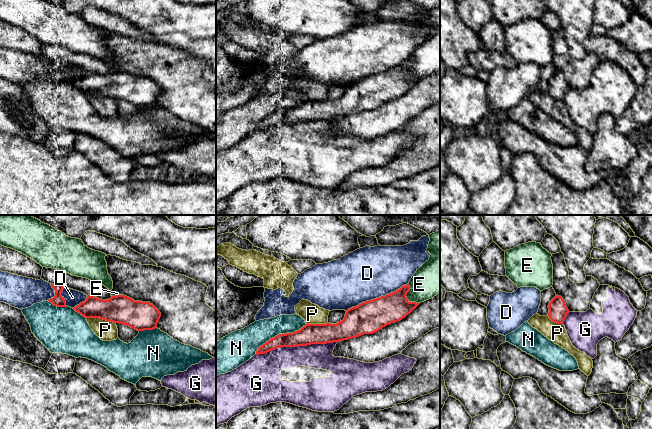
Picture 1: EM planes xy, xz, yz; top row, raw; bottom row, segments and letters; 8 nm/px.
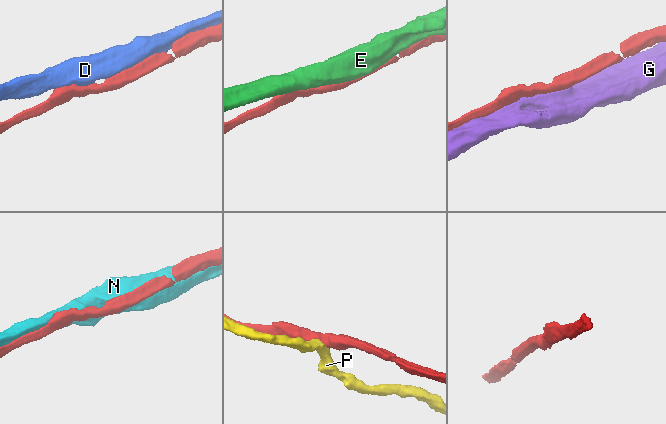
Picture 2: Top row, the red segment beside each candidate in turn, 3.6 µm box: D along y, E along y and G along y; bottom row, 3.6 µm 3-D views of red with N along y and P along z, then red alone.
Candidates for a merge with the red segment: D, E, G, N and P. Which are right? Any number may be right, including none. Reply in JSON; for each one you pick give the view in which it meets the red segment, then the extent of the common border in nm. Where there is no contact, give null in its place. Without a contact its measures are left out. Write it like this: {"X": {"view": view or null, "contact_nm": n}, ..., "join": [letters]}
{"join": []}

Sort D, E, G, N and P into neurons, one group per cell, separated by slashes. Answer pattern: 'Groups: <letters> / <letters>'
Groups: D / E / G / N / P

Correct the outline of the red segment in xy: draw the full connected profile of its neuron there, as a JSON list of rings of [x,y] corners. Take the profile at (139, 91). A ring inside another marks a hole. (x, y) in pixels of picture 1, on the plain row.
[[[87,71],[86,76],[73,85],[85,94],[100,94],[137,107],[155,105],[161,93],[159,86],[150,78],[134,77],[124,71],[112,72],[108,76]]]

